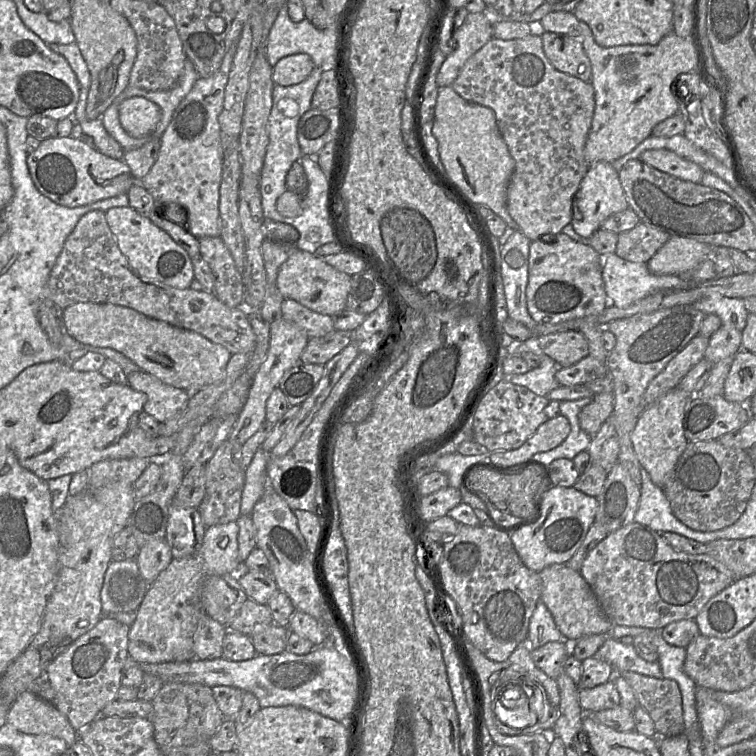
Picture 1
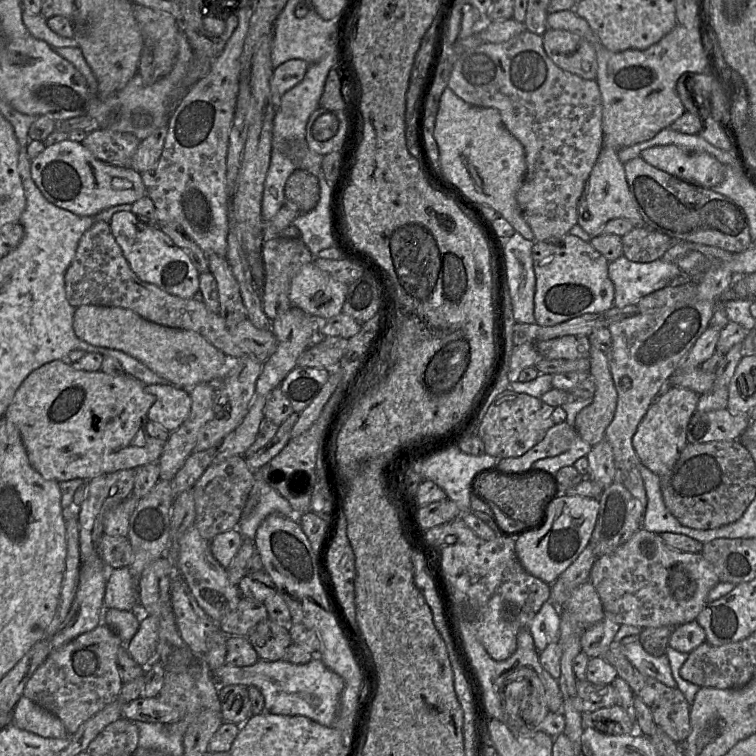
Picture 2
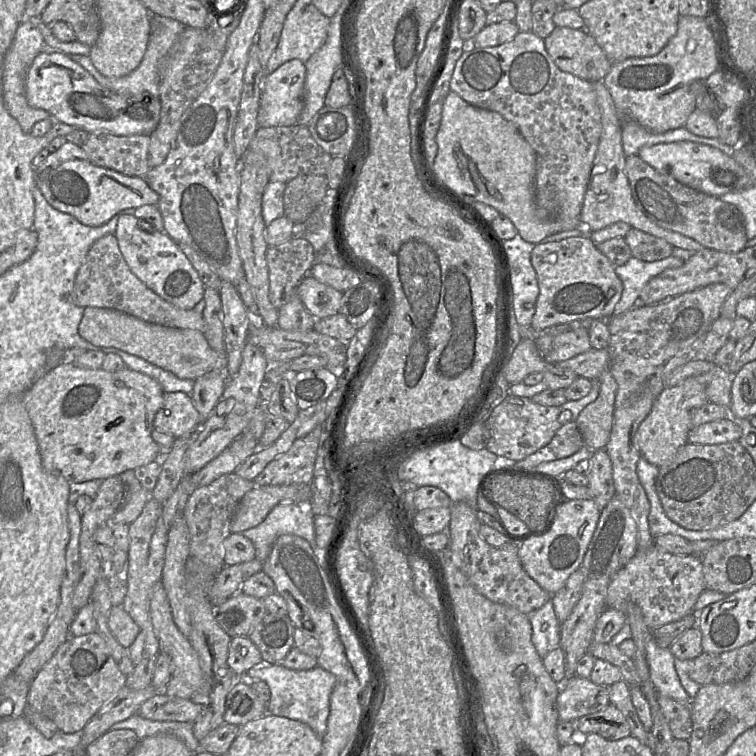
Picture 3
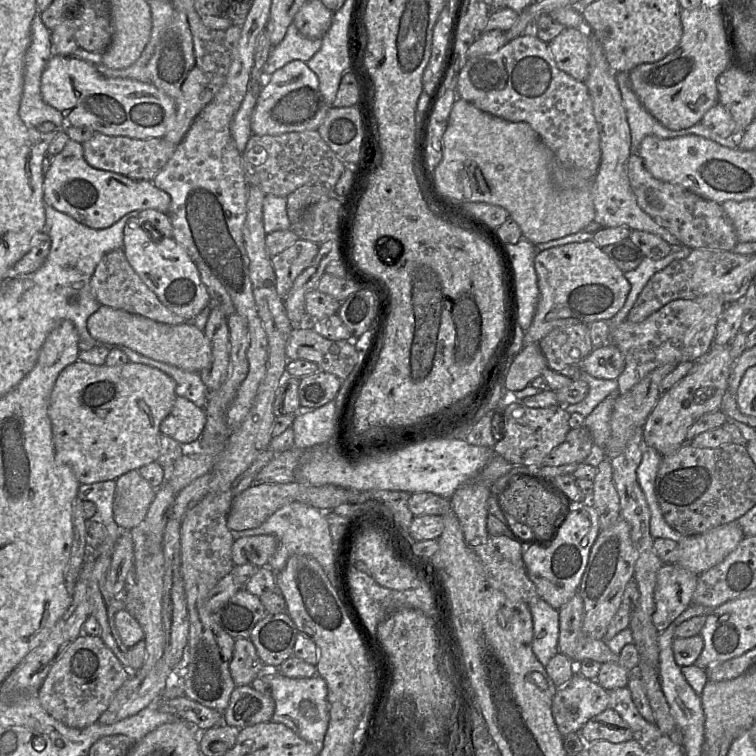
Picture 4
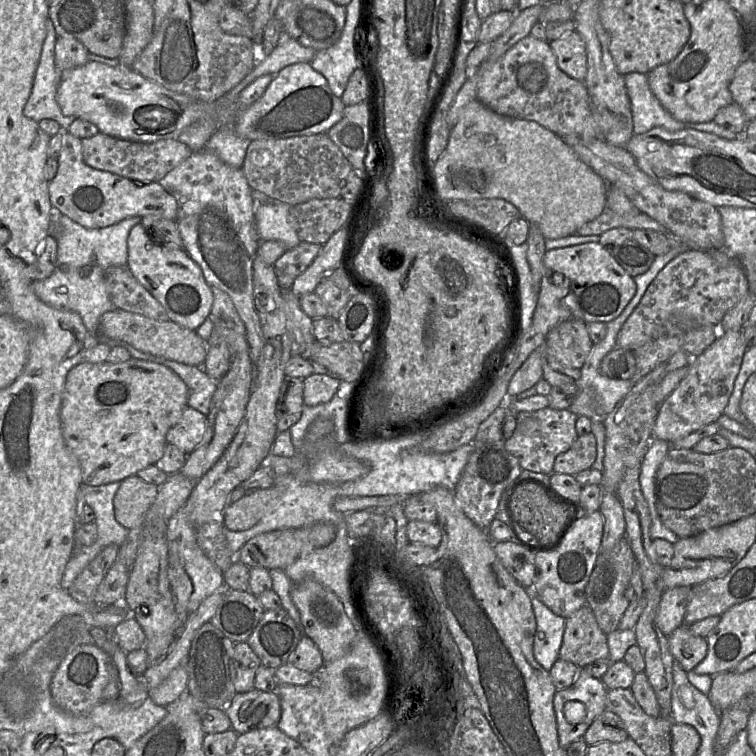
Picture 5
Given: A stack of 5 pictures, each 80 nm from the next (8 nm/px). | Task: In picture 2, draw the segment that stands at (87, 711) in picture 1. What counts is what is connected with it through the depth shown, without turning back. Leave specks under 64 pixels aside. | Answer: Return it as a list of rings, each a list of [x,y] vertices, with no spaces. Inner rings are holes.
[[[103,622],[94,630],[82,634],[54,650],[31,676],[23,695],[57,716],[65,726],[68,735],[73,735],[84,722],[118,698],[123,683],[118,670],[117,655],[123,646],[125,644],[119,636]]]

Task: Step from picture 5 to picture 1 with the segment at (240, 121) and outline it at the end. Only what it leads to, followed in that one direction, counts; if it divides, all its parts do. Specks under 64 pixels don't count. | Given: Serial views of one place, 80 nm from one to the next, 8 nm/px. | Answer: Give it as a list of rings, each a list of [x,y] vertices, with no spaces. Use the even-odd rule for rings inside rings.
[[[297,53],[281,58],[272,70],[275,85],[291,86],[305,81],[314,70],[312,58],[305,53]]]

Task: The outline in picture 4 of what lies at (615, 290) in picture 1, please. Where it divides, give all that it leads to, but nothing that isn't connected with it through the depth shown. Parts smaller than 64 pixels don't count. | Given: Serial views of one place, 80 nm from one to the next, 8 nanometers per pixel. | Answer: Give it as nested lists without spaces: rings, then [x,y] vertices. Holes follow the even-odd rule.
[[[683,247],[679,252],[671,252],[666,257],[653,260],[644,257],[641,263],[634,270],[624,272],[625,278],[630,283],[630,291],[627,295],[626,301],[623,307],[614,316],[614,319],[622,319],[623,317],[628,317],[630,310],[633,308],[640,292],[649,281],[649,279],[657,272],[664,269],[670,263],[676,260],[686,258],[692,249],[689,247]]]

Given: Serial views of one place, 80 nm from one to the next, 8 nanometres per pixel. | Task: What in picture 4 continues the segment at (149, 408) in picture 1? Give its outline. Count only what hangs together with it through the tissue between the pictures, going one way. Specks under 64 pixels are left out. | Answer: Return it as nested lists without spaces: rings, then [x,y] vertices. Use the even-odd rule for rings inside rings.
[[[177,396],[172,410],[160,424],[160,431],[182,446],[192,447],[198,443],[205,425],[205,410],[190,400]]]

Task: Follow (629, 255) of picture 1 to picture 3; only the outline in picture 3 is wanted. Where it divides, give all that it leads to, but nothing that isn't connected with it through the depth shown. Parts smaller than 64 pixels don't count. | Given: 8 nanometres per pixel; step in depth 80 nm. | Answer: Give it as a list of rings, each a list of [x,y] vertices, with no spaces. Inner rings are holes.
[[[631,228],[624,239],[632,257],[642,261],[655,262],[671,256],[672,253],[673,246],[666,240],[636,228]]]

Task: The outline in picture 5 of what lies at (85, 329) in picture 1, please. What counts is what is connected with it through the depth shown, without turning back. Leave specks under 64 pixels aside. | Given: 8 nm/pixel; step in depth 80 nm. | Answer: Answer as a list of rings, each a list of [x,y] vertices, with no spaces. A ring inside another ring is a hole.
[[[114,309],[101,316],[99,333],[110,339],[126,342],[139,351],[190,366],[203,367],[207,356],[207,341],[196,331],[184,328],[171,320],[157,321],[137,313]]]

